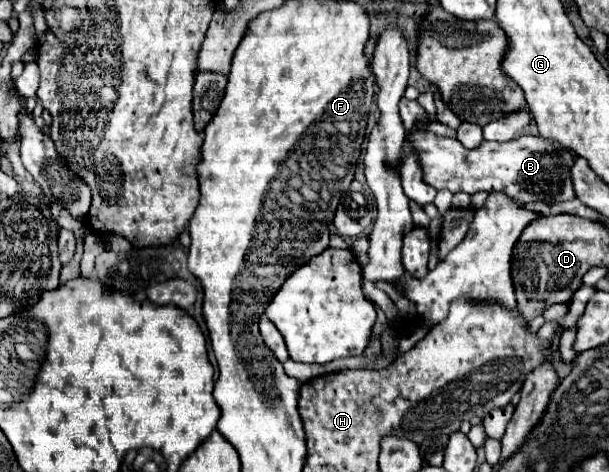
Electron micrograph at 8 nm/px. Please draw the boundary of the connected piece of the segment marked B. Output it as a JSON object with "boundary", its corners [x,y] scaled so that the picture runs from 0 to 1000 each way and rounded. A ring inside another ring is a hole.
{"boundary":[[[672,278],[662,303],[662,333],[678,320],[695,358],[698,388],[721,400],[737,400],[741,409],[783,409],[783,405],[823,405],[836,417],[872,430],[872,426],[934,426],[944,422],[944,405],[934,379],[944,328],[921,320],[915,307],[895,299],[892,290],[852,290],[842,299],[816,303],[793,299],[780,316],[764,316],[750,294],[724,290],[708,278]]]}

